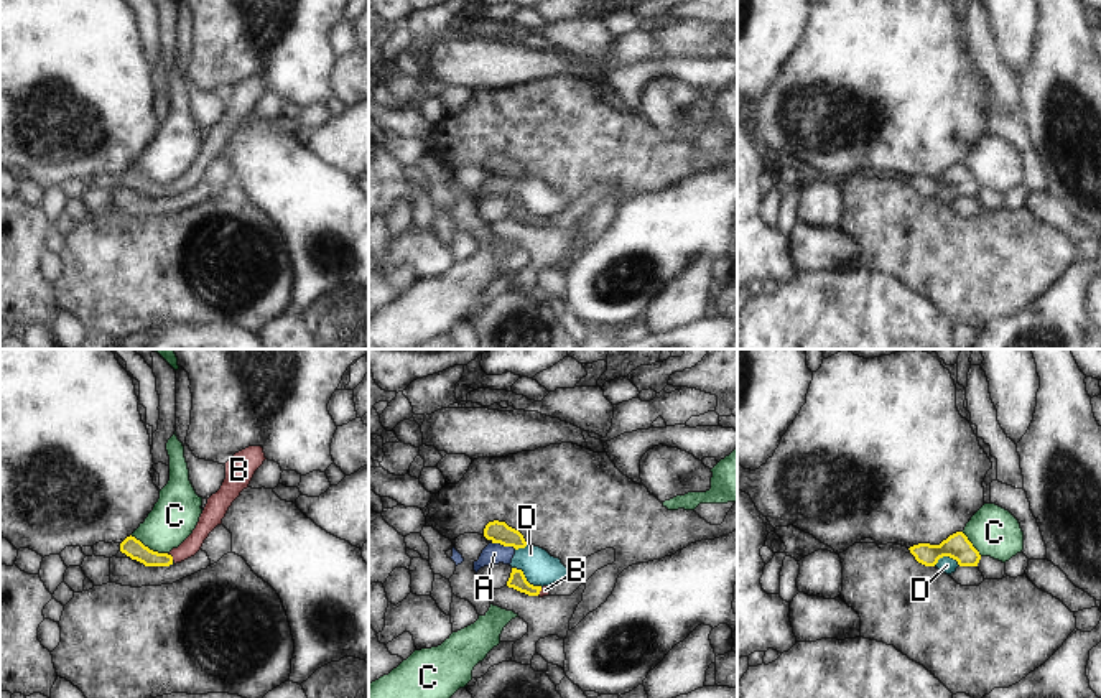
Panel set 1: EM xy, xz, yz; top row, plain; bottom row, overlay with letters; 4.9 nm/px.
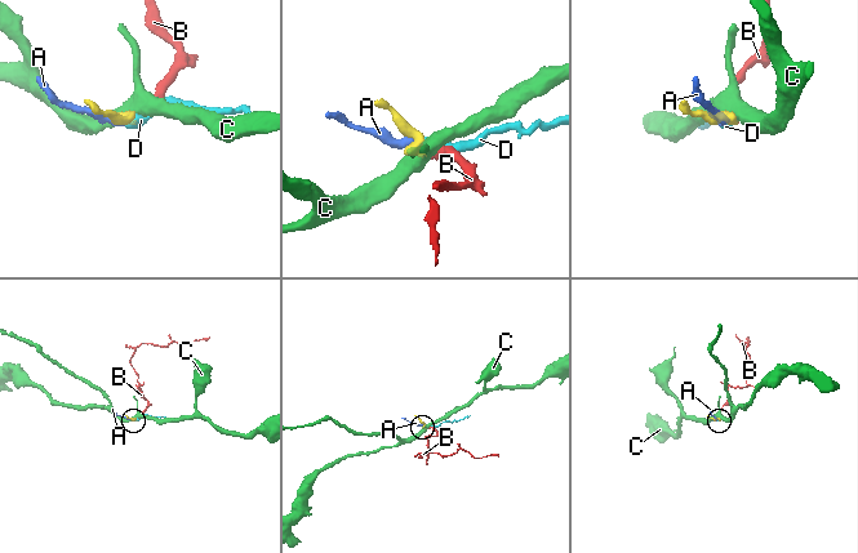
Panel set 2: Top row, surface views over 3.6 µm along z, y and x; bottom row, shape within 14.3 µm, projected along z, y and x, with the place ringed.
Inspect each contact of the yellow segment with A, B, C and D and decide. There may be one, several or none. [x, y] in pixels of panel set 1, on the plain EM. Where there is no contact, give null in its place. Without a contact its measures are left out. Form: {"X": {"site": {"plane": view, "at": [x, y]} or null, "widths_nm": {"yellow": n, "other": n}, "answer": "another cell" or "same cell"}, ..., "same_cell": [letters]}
{"A": {"site": {"plane": "xz", "at": [504, 176]}, "widths_nm": {"yellow": 110, "other": 110}, "answer": "another cell"}, "B": {"site": {"plane": "xy", "at": [171, 188]}, "widths_nm": {"yellow": 90, "other": 90}, "answer": "same cell"}, "C": {"site": {"plane": "xy", "at": [147, 178]}, "widths_nm": {"yellow": 90, "other": 220}, "answer": "another cell"}, "D": {"site": {"plane": "xz", "at": [525, 209]}, "widths_nm": {"yellow": 90, "other": 170}, "answer": "another cell"}, "same_cell": ["B"]}

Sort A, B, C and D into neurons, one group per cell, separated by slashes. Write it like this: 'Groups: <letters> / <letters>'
Groups: A D / B / C

